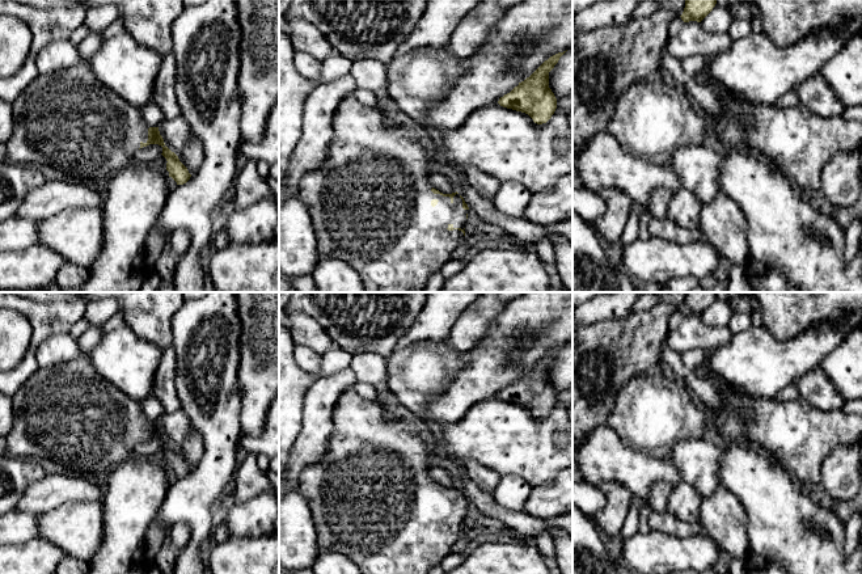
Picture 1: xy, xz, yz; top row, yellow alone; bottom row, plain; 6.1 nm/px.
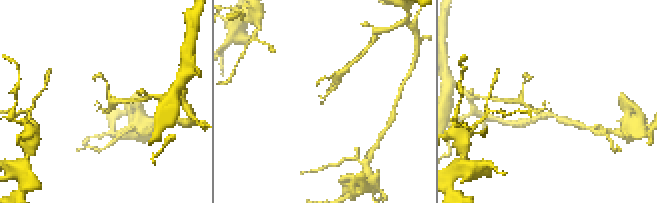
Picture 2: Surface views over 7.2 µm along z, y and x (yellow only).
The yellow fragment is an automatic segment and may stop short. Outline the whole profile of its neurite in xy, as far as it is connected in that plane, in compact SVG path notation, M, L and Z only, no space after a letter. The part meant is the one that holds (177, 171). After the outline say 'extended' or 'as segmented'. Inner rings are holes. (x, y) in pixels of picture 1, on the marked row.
M89 64L37 75L12 107L13 131L5 143L10 163L48 165L69 180L101 182L127 166L139 148L159 144L168 161L165 174L177 185L186 183L191 177L178 156L165 145L159 127L149 127L139 107L101 84Z; extended

